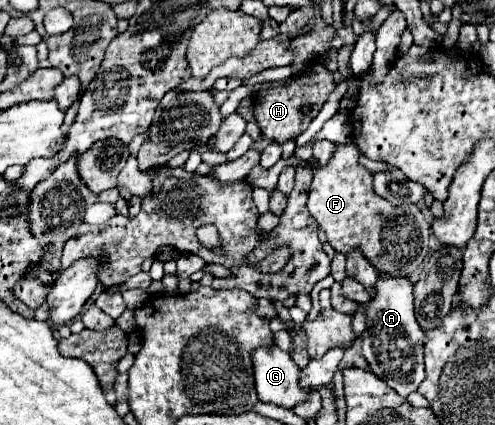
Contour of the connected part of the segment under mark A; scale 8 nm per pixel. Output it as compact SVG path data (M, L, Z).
M381 276L377 296L367 306L367 330L363 332L363 356L369 368L399 396L407 398L425 380L423 370L423 332L413 312L413 284Z

